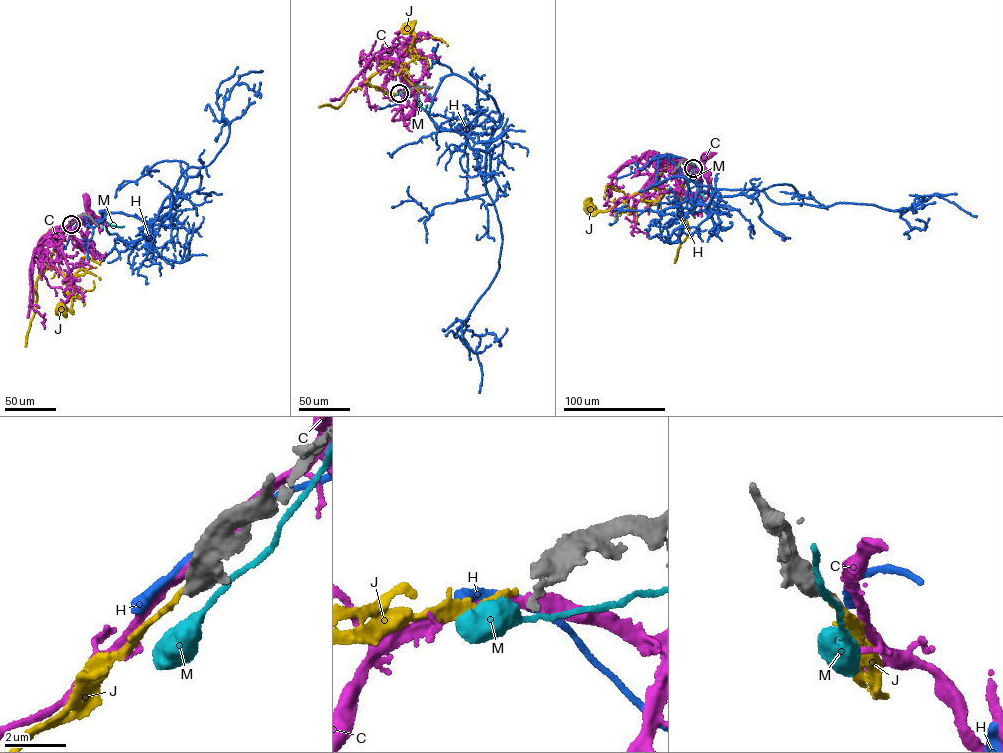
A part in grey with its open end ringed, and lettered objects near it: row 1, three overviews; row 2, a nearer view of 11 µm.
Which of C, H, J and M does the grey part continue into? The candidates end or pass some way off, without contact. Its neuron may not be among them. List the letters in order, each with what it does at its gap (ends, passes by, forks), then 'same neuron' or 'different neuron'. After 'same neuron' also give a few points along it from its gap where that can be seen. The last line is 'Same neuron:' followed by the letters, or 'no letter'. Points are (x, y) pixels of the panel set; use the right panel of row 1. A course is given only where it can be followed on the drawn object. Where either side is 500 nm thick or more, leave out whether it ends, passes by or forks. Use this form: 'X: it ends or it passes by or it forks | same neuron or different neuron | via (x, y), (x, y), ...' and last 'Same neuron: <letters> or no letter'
C: it passes by | different neuron
H: it passes by | different neuron
J: it ends | same neuron | via (693, 168), (694, 173), (676, 192), (653, 188), (634, 193), (606, 211), (594, 214), (596, 208), (590, 207)
M: it passes by | different neuron
Same neuron: J

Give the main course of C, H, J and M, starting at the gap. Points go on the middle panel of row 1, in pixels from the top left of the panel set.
C: (398, 93), (404, 94), (406, 88), (403, 73), (405, 88), (392, 120), (404, 117), (415, 102)
H: (398, 93), (409, 96), (436, 62), (499, 113), (485, 177), (499, 266), (465, 323), (479, 336), (478, 392)
J: (398, 93), (388, 94), (366, 83), (373, 75), (407, 53), (415, 38), (407, 31), (409, 28)
M: (399, 94), (407, 92), (418, 96), (420, 106), (437, 131)

